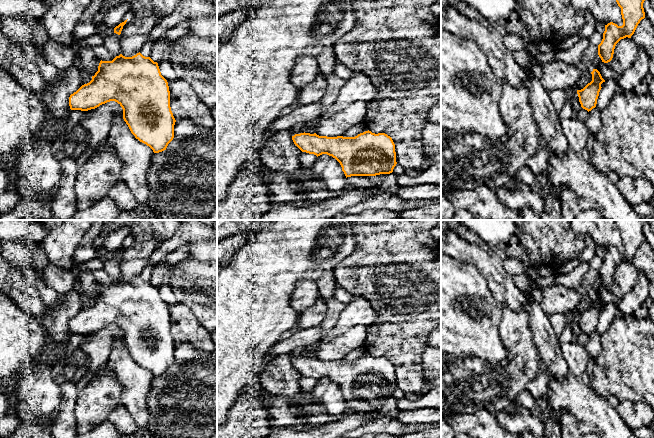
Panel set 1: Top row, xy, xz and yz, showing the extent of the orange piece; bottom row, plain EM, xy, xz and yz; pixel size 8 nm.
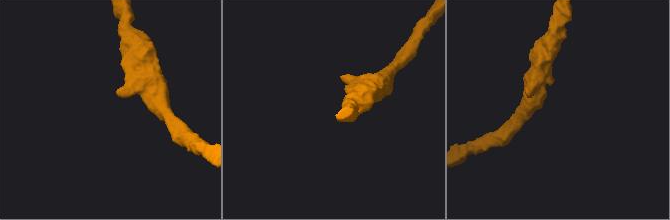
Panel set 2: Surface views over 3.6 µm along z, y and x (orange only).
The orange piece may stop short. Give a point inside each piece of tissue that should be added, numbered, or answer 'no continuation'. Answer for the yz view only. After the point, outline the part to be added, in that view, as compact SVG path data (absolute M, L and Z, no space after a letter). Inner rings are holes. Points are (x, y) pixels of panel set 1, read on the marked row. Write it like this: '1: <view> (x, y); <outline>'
1: yz (576, 104); M577 91L571 97L571 102L572 102L572 106L573 106L574 112L576 112L577 109L581 107L581 104L579 102L579 97L578 97L578 94L577 94Z

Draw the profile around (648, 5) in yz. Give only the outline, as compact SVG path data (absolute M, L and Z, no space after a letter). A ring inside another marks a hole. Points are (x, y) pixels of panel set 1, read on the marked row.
M645 0L643 3L645 18L654 26L654 0Z

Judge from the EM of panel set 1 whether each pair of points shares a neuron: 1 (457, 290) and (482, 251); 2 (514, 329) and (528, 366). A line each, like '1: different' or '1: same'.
1: different
2: same

